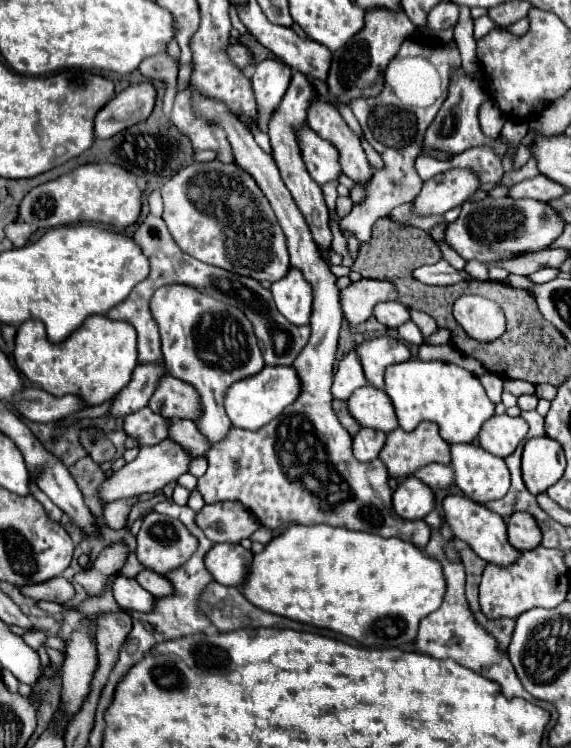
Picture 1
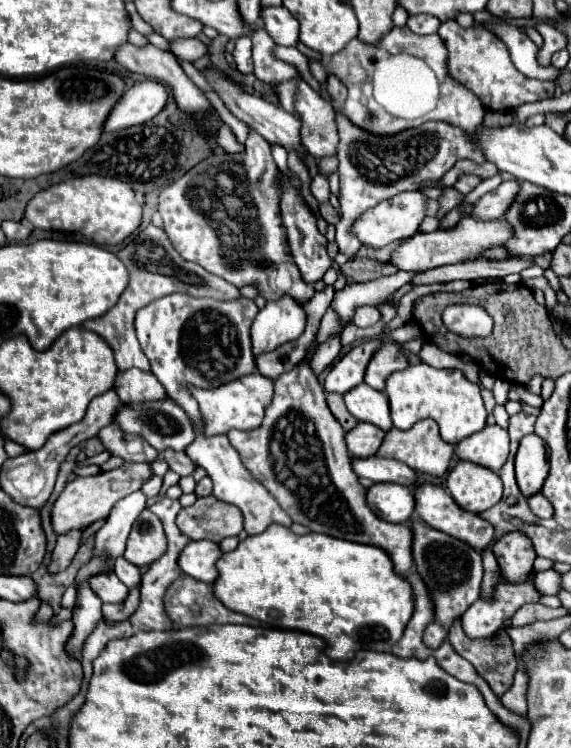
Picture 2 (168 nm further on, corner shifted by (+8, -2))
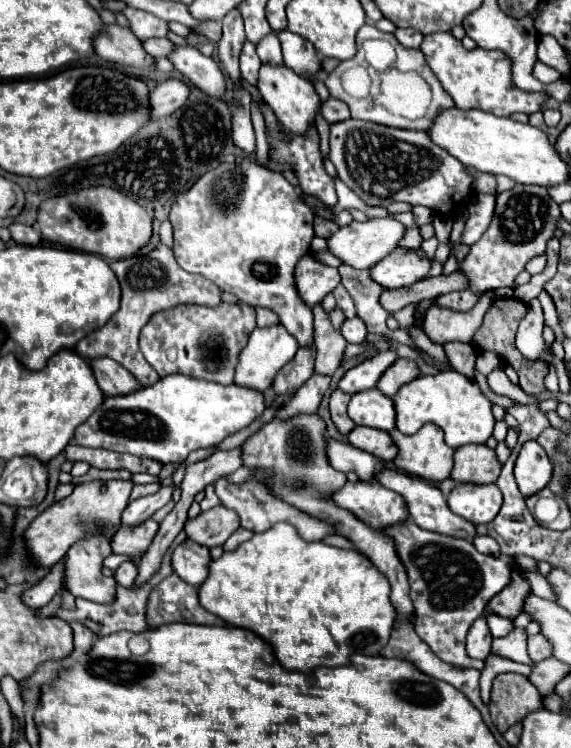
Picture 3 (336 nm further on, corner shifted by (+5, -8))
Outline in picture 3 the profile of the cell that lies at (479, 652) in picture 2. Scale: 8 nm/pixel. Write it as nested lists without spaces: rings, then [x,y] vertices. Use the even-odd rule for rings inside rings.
[[[499,674],[493,680],[489,710],[501,732],[523,720],[529,712],[543,708],[543,698],[523,674]]]

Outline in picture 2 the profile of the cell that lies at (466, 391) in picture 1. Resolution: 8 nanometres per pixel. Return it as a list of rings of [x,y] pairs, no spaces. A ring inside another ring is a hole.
[[[420,362],[392,374],[384,392],[390,400],[392,420],[398,430],[408,430],[418,420],[432,418],[440,426],[440,436],[450,444],[458,444],[462,438],[472,436],[486,426],[488,412],[484,410],[480,386],[470,382],[462,370],[438,370]]]

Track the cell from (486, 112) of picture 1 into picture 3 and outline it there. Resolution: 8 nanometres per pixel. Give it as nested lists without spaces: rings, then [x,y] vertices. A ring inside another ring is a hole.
[[[369,24],[357,32],[356,46],[355,56],[347,62],[341,62],[325,80],[331,96],[347,102],[351,118],[391,128],[427,131],[439,112],[455,108],[455,102],[431,72],[419,48],[403,48],[393,34],[381,32]],[[374,51],[382,55],[382,62],[369,62],[368,55]]]

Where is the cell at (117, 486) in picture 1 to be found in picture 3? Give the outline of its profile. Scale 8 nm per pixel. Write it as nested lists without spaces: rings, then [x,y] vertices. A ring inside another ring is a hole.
[[[91,480],[91,482],[77,484],[73,494],[49,506],[27,528],[25,540],[27,540],[27,548],[33,560],[39,566],[51,568],[59,558],[65,556],[71,544],[79,542],[85,536],[93,536],[93,532],[95,536],[113,538],[121,526],[121,512],[129,504],[131,490],[133,490],[133,480],[107,480],[107,482]]]

